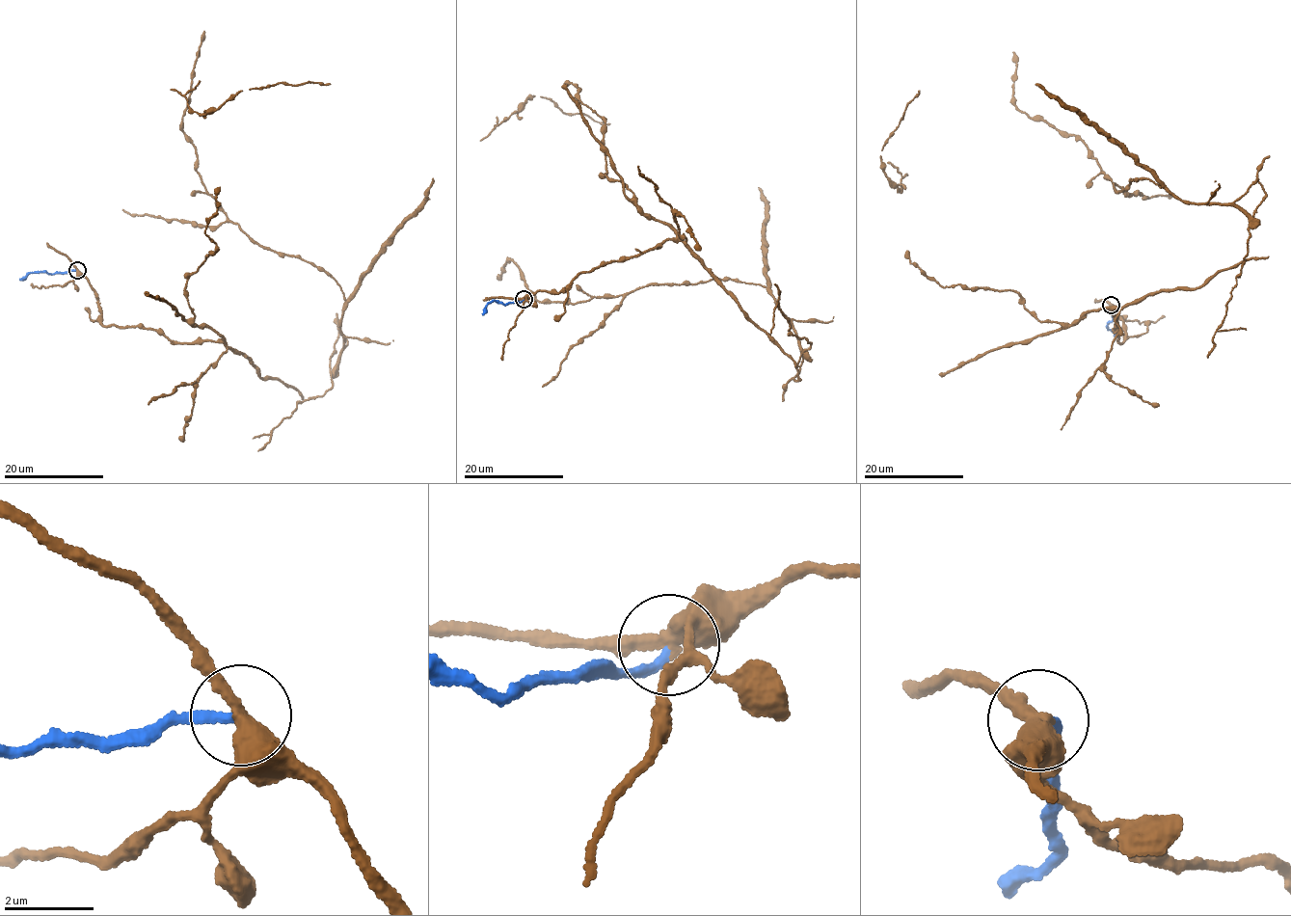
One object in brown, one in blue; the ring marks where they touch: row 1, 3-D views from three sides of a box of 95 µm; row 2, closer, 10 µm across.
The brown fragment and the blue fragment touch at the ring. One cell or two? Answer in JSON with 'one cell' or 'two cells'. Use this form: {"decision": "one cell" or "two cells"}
{"decision": "two cells"}

